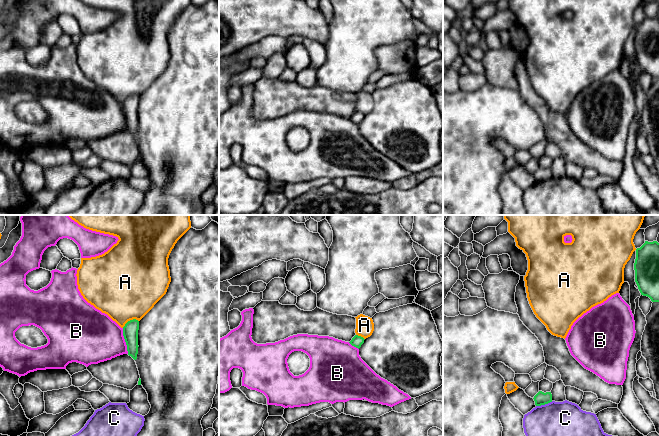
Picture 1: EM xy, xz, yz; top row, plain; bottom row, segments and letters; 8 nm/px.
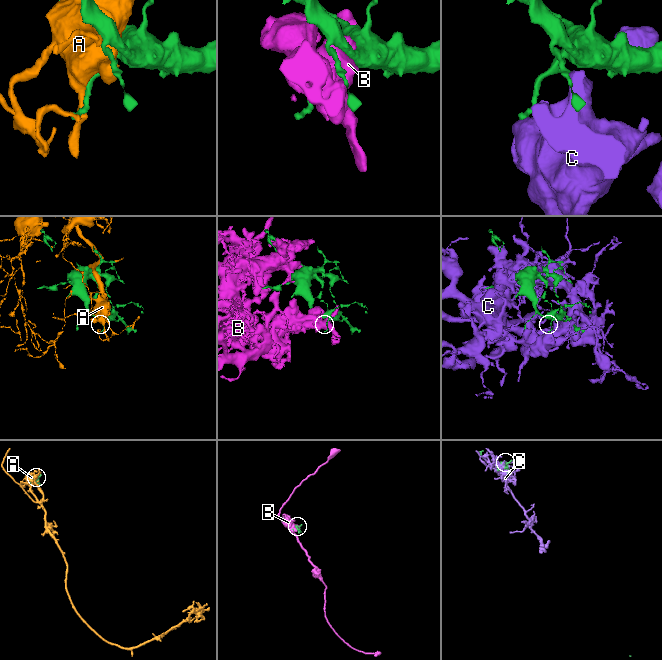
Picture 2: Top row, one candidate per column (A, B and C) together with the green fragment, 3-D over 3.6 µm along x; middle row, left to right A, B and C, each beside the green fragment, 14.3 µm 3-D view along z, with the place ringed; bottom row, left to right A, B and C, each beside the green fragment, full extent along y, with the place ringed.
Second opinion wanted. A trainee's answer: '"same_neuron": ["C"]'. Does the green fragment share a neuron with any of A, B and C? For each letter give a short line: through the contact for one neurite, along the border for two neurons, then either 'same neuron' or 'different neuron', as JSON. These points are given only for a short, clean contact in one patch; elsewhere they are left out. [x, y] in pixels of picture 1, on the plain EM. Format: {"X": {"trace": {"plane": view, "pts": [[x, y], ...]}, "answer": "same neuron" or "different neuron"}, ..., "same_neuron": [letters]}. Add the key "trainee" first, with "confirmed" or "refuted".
{"trainee": "refuted", "A": {"answer": "different neuron"}, "B": {"answer": "same neuron"}, "C": {"answer": "different neuron"}, "same_neuron": ["B"]}

